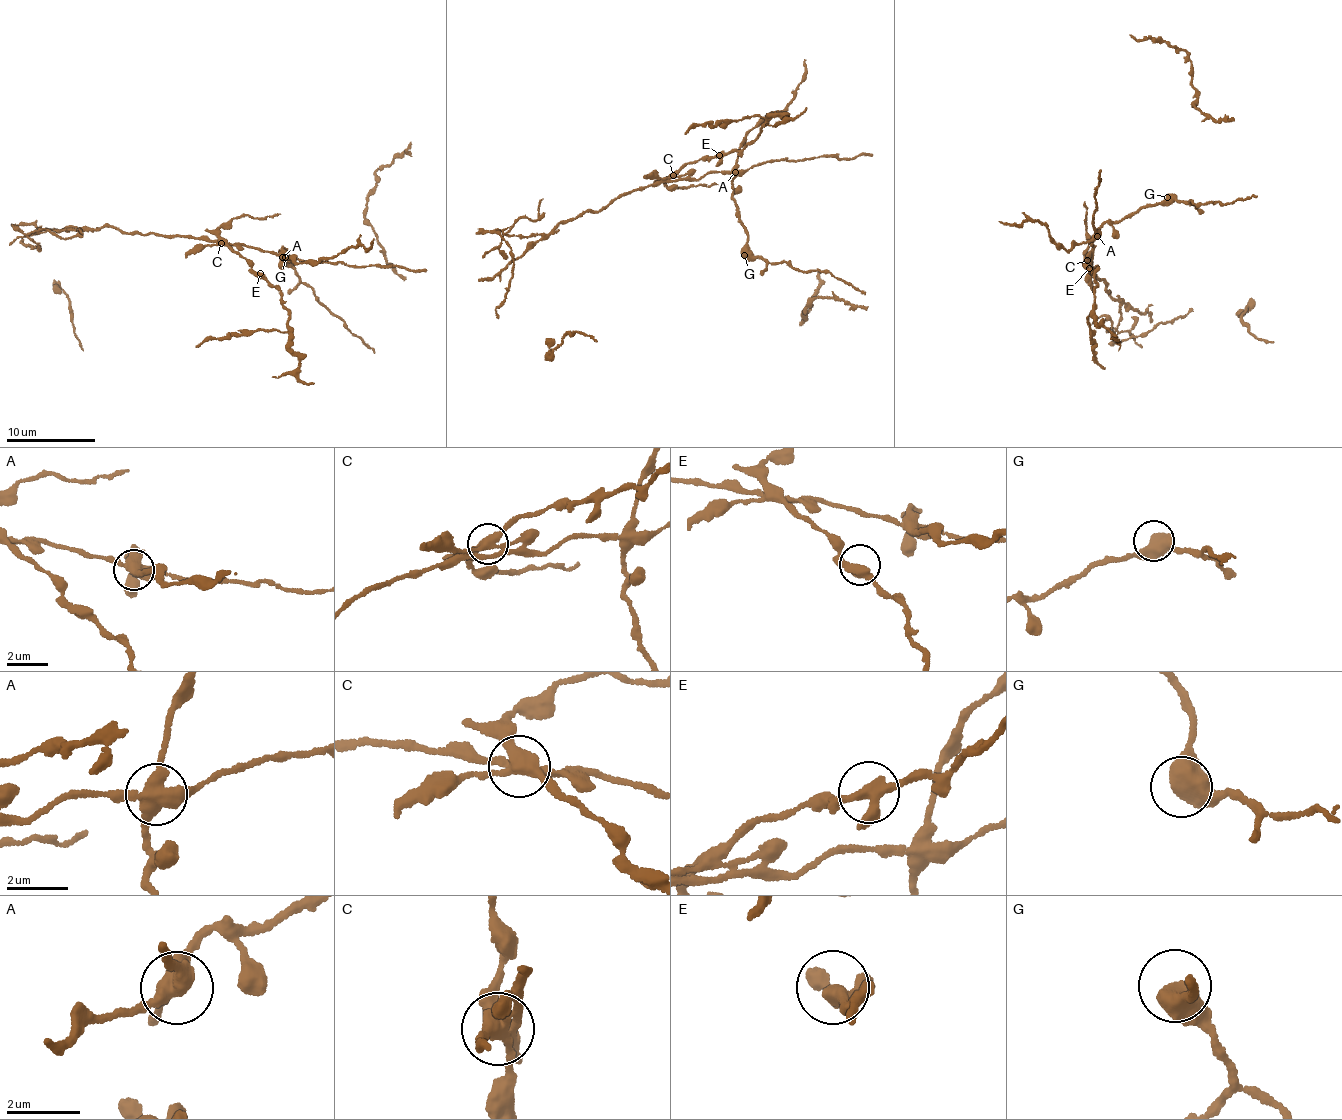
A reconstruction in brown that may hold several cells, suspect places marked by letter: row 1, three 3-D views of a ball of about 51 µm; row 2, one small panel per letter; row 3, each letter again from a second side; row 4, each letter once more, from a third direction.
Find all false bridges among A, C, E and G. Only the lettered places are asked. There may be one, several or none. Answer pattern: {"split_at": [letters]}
{"split_at": ["A", "C"]}

